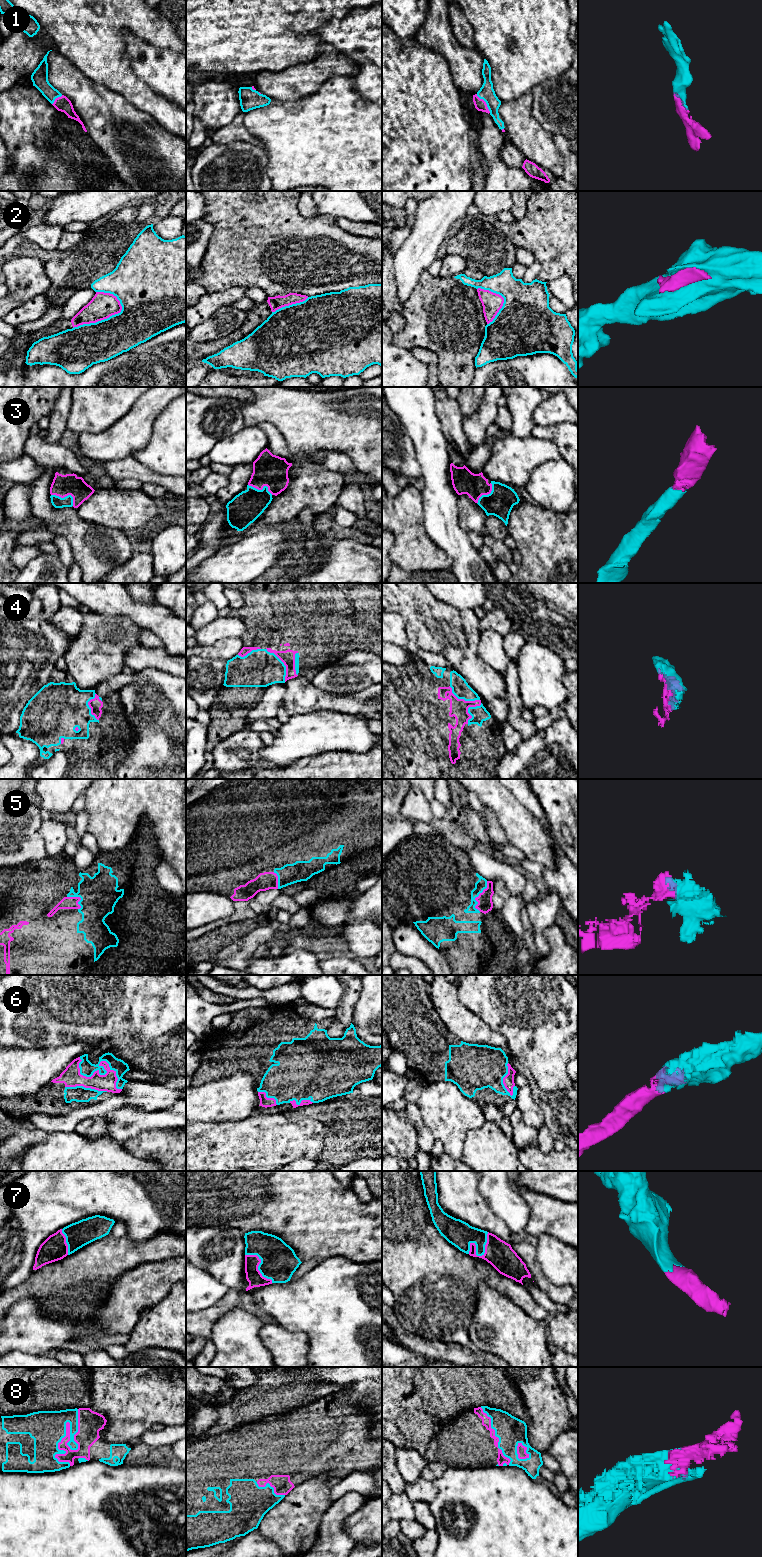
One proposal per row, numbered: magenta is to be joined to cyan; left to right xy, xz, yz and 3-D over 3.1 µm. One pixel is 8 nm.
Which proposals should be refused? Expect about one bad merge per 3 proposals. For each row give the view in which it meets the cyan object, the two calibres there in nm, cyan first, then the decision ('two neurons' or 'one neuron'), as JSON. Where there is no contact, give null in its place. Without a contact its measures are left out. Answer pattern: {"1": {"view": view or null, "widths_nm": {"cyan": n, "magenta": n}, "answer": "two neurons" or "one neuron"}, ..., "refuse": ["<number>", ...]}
{"1": {"view": "yz", "widths_nm": {"cyan": 120, "magenta": 90}, "answer": "one neuron"}, "2": {"view": "xy", "widths_nm": {"cyan": 320, "magenta": 200}, "answer": "two neurons"}, "3": {"view": "xy", "widths_nm": {"cyan": 90, "magenta": 180}, "answer": "one neuron"}, "4": {"view": "xz", "widths_nm": {"cyan": 300, "magenta": 110}, "answer": "one neuron"}, "5": {"view": "yz", "widths_nm": {"cyan": 90, "magenta": 120}, "answer": "one neuron"}, "6": {"view": "xy", "widths_nm": {"cyan": 120, "magenta": 140}, "answer": "one neuron"}, "7": {"view": "yz", "widths_nm": {"cyan": 200, "magenta": 220}, "answer": "one neuron"}, "8": {"view": "xy", "widths_nm": {"cyan": 280, "magenta": 190}, "answer": "one neuron"}, "refuse": ["2"]}

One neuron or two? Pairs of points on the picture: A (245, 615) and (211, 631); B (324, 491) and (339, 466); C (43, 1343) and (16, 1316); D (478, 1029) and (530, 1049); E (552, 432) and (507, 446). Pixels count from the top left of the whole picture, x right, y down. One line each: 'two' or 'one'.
A: two
B: two
C: one
D: two
E: two

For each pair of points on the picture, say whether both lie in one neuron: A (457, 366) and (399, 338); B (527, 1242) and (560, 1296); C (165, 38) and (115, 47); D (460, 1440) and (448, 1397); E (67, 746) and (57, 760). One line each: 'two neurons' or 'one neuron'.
A: one neuron
B: one neuron
C: one neuron
D: two neurons
E: two neurons

